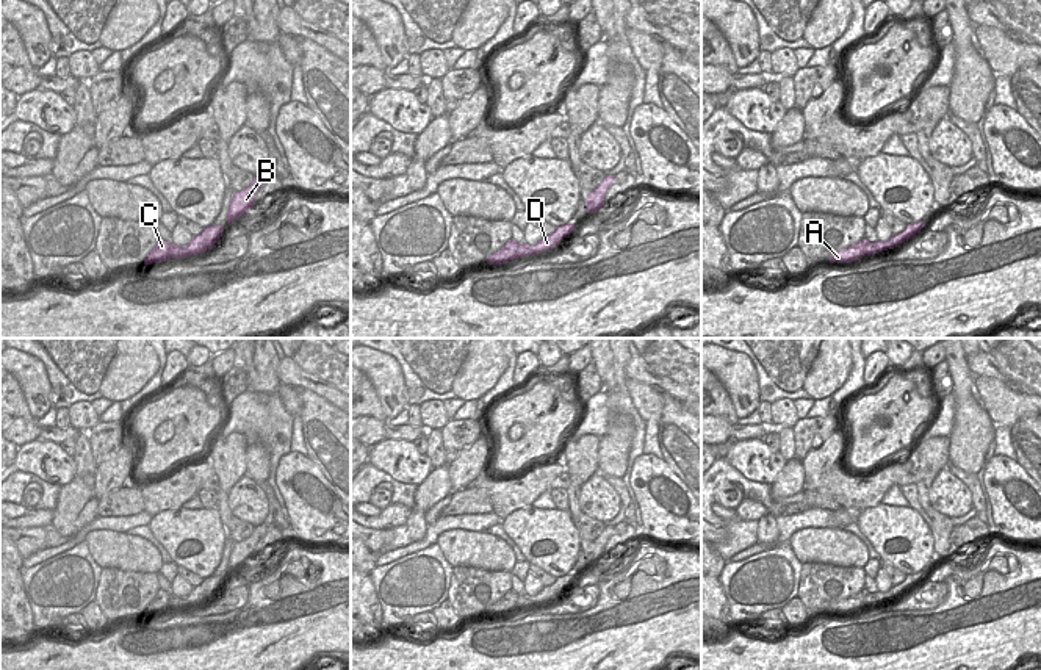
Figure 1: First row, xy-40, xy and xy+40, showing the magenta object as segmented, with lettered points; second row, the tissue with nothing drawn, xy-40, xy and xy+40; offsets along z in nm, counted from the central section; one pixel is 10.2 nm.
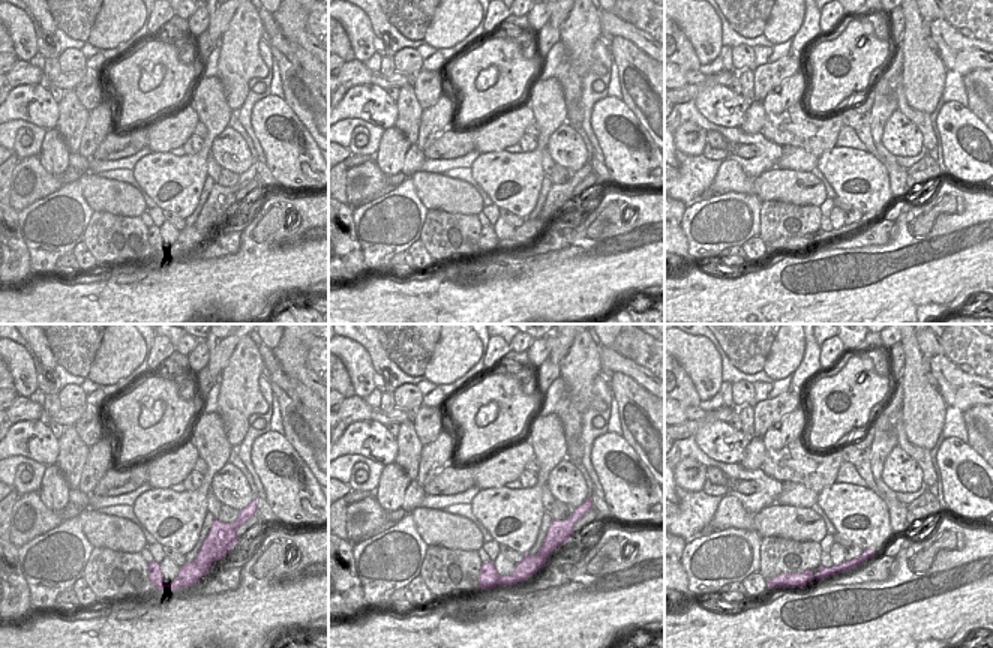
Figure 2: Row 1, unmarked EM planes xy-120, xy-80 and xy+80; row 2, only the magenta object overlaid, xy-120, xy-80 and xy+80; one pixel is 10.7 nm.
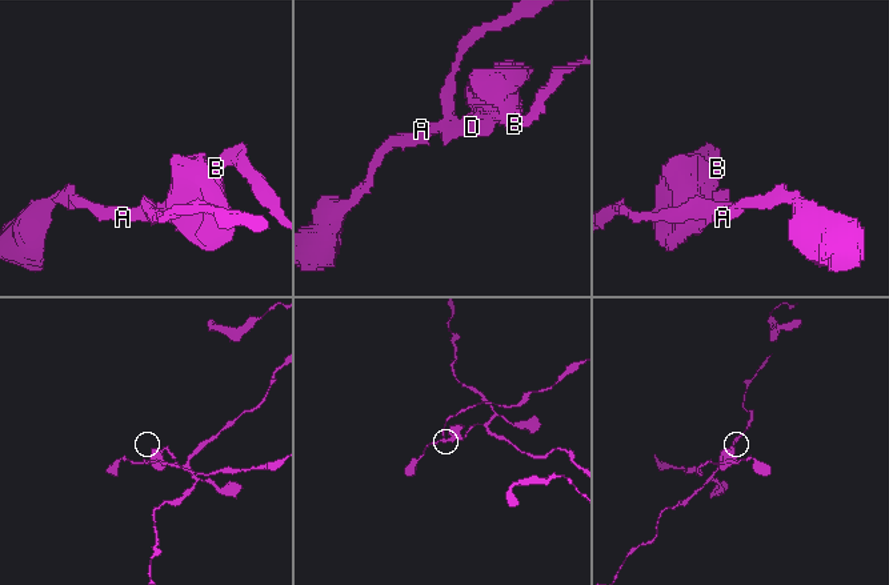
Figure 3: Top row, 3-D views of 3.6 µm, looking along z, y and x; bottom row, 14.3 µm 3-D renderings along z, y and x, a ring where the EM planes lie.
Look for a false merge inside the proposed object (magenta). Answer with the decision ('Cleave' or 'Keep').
Cleave.

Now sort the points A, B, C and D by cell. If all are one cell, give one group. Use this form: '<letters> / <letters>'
A C / B D

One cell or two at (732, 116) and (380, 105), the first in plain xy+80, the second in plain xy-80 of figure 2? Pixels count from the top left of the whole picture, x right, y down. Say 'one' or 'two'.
one

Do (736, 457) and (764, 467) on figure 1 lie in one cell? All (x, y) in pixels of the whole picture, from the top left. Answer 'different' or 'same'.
same

